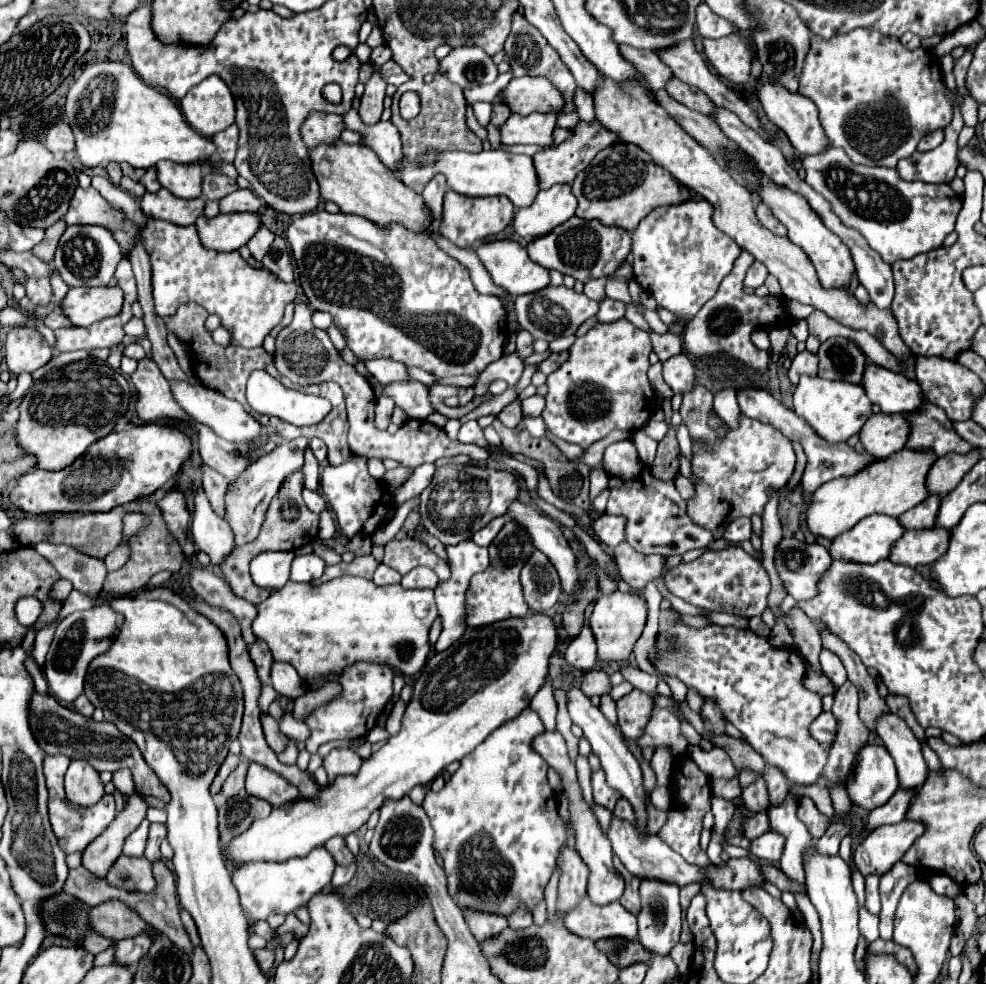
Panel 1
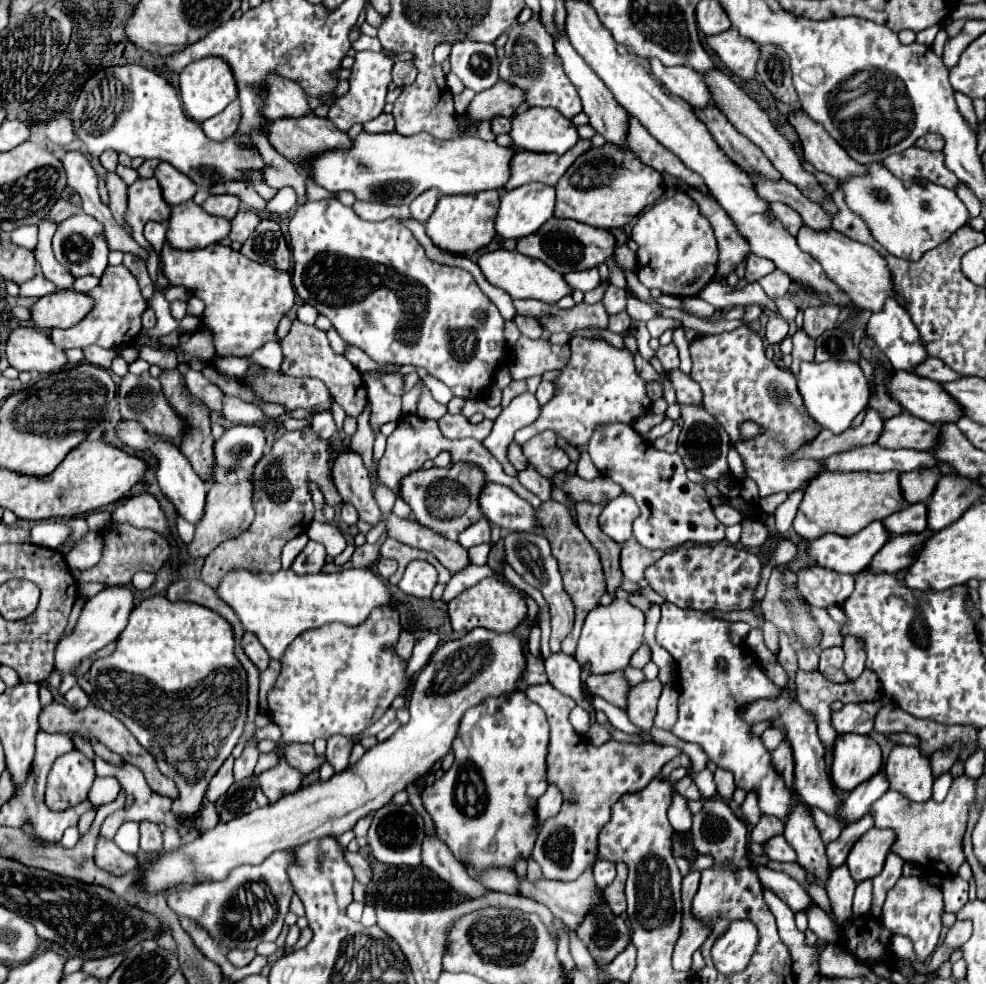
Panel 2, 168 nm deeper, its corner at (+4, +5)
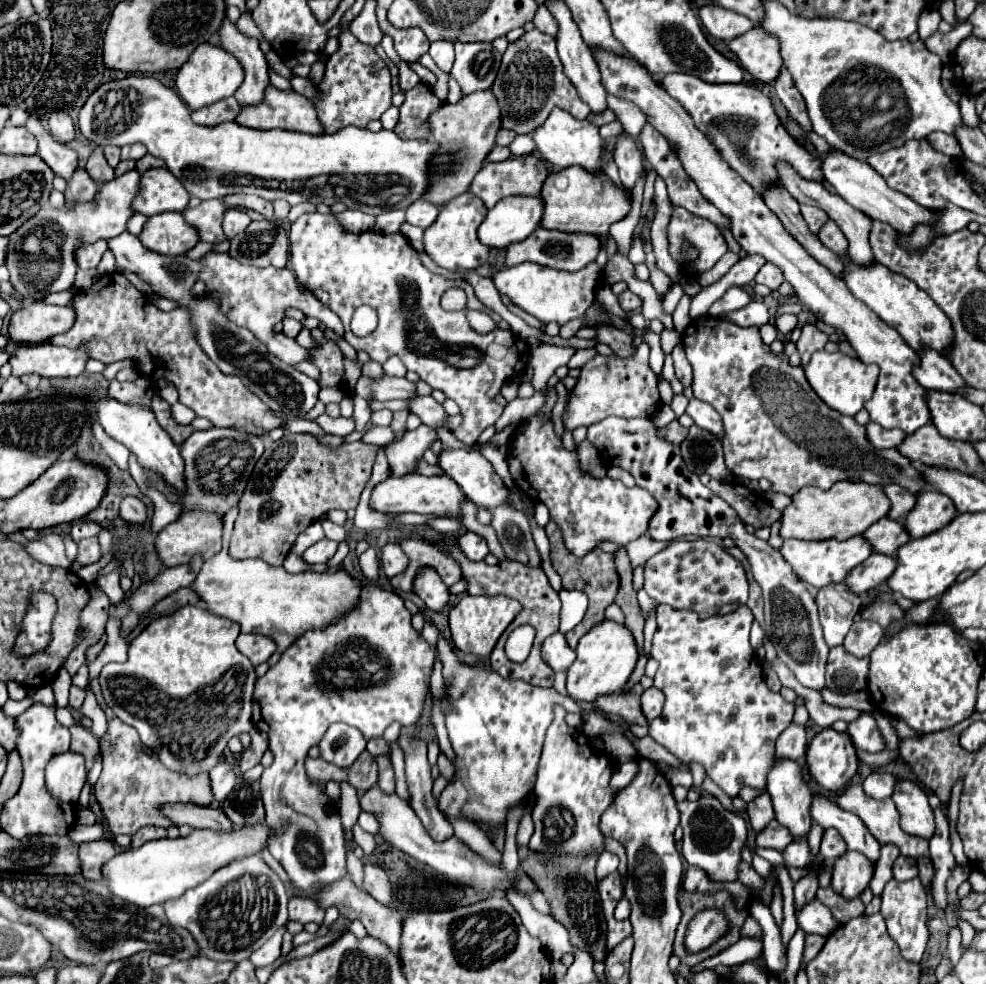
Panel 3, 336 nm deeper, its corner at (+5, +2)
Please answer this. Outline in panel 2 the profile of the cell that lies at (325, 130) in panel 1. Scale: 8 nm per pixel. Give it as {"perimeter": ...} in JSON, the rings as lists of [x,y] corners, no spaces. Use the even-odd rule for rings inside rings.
{"perimeter":[[[269,75],[269,79],[265,79],[265,117],[301,117],[309,111],[305,91],[295,81],[281,79],[279,75]]]}

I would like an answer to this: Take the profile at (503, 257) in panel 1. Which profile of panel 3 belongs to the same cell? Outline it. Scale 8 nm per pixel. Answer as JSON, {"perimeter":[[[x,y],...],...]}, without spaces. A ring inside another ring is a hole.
{"perimeter":[[[522,262],[518,266],[498,270],[492,282],[500,294],[506,294],[524,312],[540,318],[542,324],[548,324],[552,320],[564,324],[572,318],[582,316],[594,304],[594,286],[600,282],[600,278],[602,270],[596,262],[588,264],[584,270],[578,272],[560,272],[554,268],[538,266],[534,262]]]}

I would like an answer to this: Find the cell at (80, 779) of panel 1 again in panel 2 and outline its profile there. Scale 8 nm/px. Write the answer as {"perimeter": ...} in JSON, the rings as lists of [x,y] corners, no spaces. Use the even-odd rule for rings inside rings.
{"perimeter":[[[73,749],[57,757],[47,779],[47,807],[53,811],[65,811],[67,807],[85,801],[93,785],[93,779],[93,761],[87,759],[81,751]]]}

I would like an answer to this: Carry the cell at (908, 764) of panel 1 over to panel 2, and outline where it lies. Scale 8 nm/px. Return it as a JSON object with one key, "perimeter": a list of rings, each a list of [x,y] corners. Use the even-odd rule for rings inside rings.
{"perimeter":[[[893,747],[885,765],[885,773],[891,789],[899,791],[909,801],[925,803],[931,799],[931,765],[929,759],[925,759],[915,747]]]}

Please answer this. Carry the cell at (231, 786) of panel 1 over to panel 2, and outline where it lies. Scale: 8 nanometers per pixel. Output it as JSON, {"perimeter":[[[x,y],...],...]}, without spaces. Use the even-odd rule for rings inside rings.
{"perimeter":[[[247,745],[241,753],[241,757],[235,759],[235,779],[241,781],[245,777],[251,777],[257,759],[259,759],[259,749],[255,745]]]}

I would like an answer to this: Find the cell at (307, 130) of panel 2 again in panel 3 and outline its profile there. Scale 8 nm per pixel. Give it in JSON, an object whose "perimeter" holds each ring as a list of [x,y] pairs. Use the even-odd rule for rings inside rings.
{"perimeter":[[[274,86],[272,90],[268,90],[268,98],[264,98],[260,106],[242,108],[238,124],[254,130],[280,128],[280,130],[294,130],[304,134],[324,132],[324,128],[320,128],[316,108],[312,108],[312,102],[296,94],[294,90],[284,92]]]}

